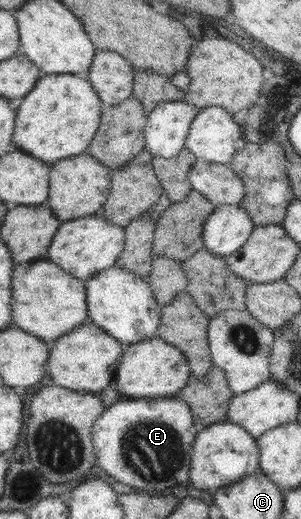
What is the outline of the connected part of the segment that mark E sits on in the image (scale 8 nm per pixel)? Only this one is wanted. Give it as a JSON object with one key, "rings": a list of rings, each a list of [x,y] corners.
{"rings":[[[179,396],[173,397],[140,397],[128,402],[120,400],[110,405],[108,410],[98,417],[93,426],[93,443],[99,458],[96,466],[112,476],[115,480],[127,484],[134,489],[145,492],[156,492],[174,488],[178,484],[190,482],[190,466],[194,452],[194,438],[200,428],[194,422],[193,409]]]}

